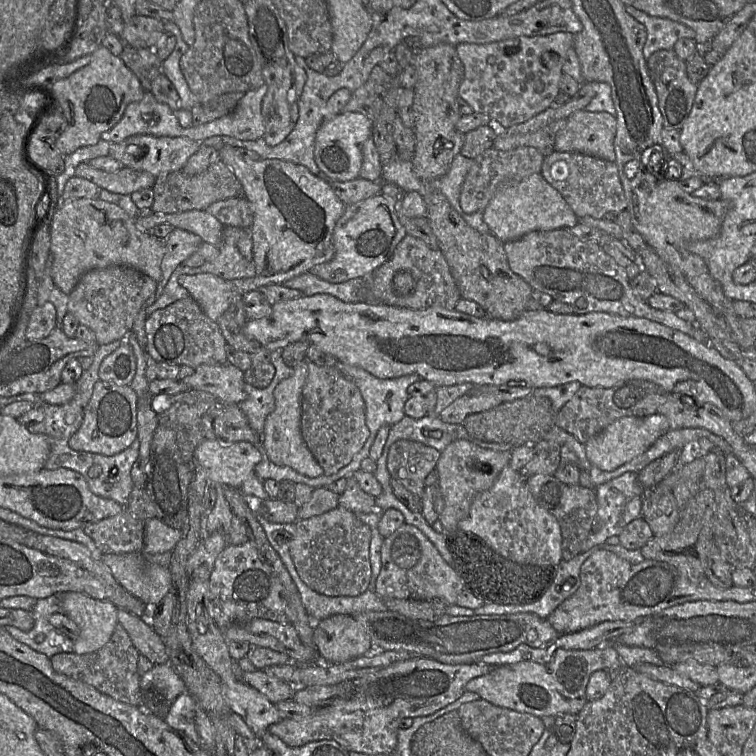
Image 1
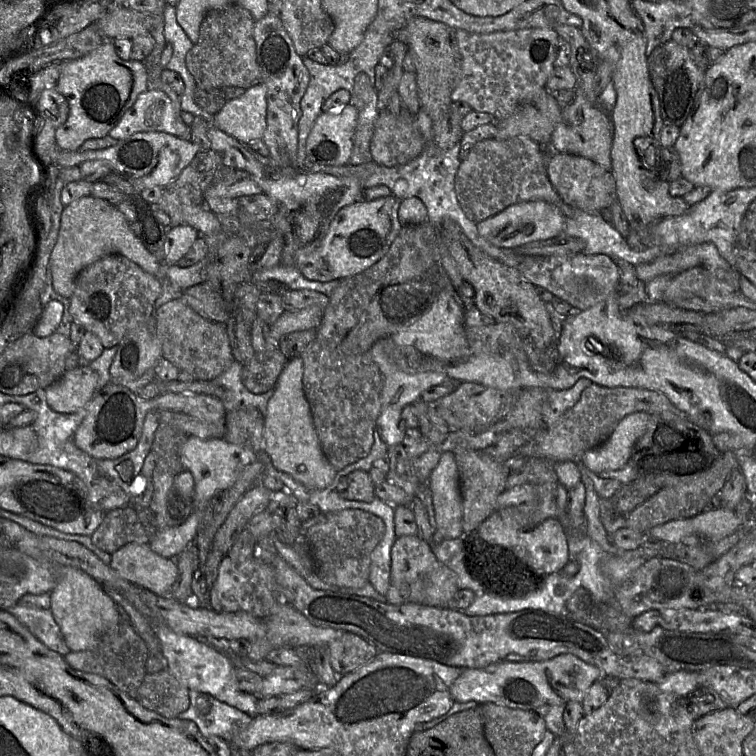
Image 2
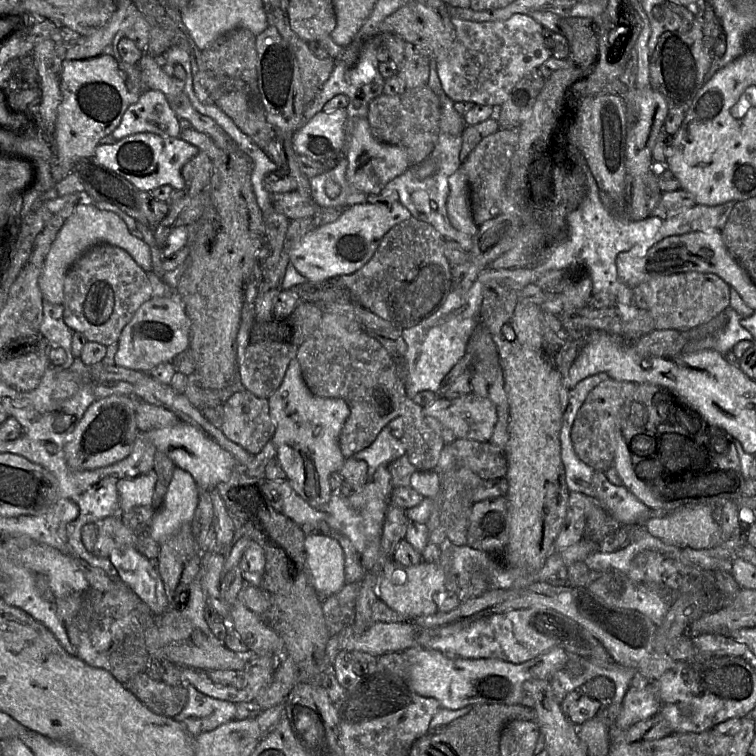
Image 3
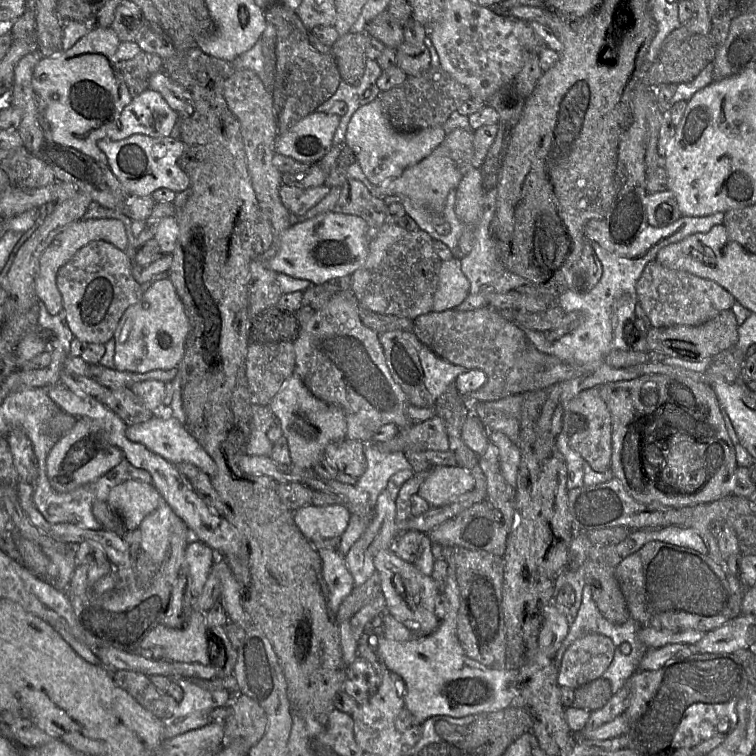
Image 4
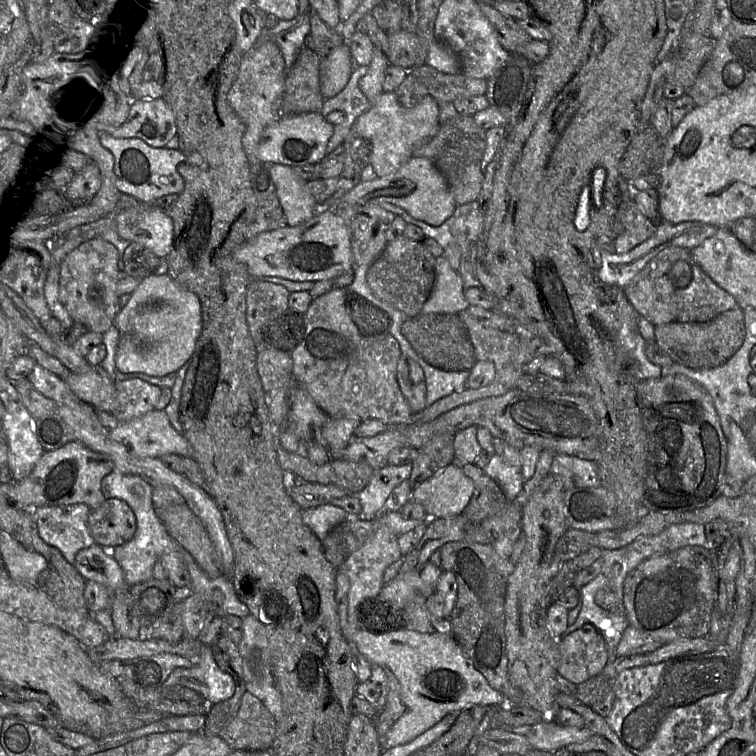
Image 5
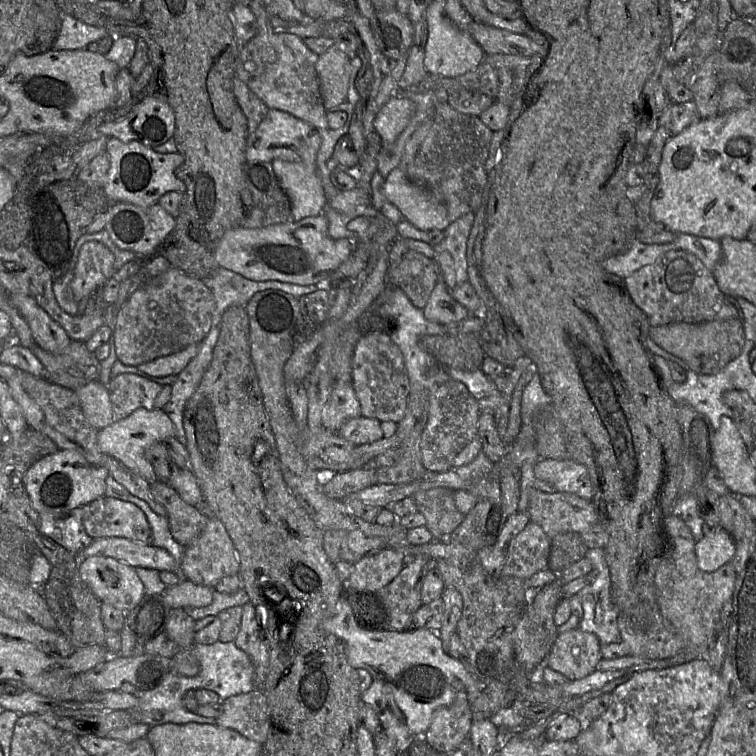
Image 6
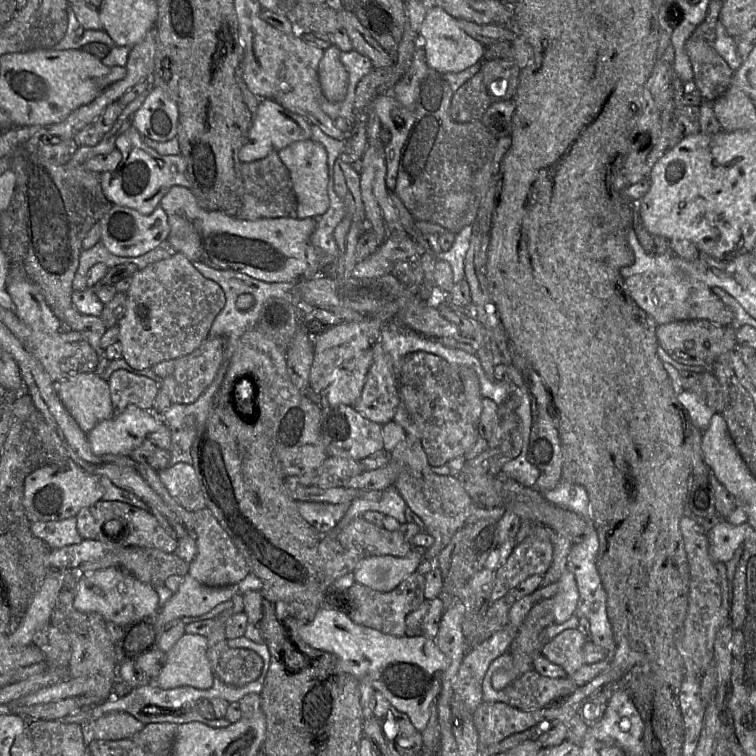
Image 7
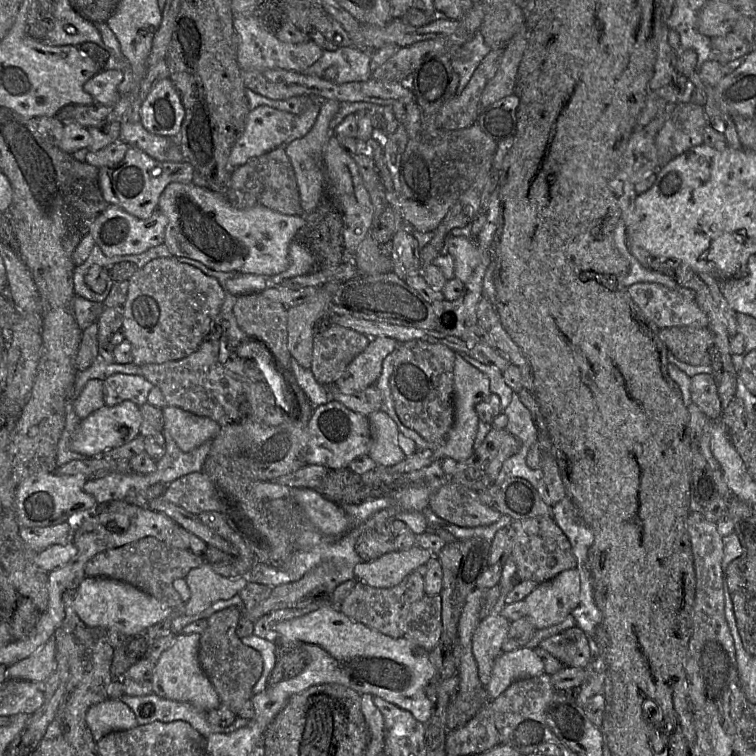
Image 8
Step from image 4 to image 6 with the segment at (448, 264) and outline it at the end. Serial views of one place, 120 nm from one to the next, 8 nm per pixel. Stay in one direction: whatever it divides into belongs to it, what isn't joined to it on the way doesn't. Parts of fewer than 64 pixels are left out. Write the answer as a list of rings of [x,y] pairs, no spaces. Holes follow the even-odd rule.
[[[441,274],[439,280],[424,309],[424,316],[428,321],[440,325],[459,322],[470,315],[470,312],[461,303],[455,300]]]

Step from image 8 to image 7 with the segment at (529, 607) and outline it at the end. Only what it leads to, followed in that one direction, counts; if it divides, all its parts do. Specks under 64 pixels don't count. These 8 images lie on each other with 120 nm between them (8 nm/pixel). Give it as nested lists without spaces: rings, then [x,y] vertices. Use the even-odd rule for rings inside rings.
[[[569,568],[565,570],[557,583],[559,590],[553,596],[553,622],[562,624],[575,614],[579,592],[575,575]]]

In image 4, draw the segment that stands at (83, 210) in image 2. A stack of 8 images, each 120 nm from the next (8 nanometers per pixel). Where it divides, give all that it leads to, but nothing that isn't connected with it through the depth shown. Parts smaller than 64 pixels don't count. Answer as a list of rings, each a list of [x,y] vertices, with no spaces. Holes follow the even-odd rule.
[[[82,218],[69,224],[52,241],[39,259],[35,275],[34,288],[37,298],[44,302],[51,314],[57,314],[63,309],[63,299],[57,286],[57,273],[74,254],[92,241],[104,240],[127,252],[133,258],[137,249],[132,249],[126,234],[124,223],[114,218]]]

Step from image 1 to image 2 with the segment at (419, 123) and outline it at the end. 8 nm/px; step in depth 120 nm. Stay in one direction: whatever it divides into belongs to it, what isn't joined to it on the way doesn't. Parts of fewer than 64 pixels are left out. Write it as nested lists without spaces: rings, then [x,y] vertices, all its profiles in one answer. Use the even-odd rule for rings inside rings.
[[[414,17],[403,29],[395,32],[395,40],[406,43],[411,51],[417,80],[421,110],[432,120],[433,141],[443,150],[459,143],[463,136],[462,116],[451,99],[462,78],[462,58],[458,49],[456,30],[438,21]]]

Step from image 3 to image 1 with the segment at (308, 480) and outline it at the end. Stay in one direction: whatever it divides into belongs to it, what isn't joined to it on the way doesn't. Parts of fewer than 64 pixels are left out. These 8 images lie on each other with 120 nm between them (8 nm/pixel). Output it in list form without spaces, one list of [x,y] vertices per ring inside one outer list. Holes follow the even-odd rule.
[[[303,360],[294,367],[290,377],[283,379],[275,387],[275,408],[266,418],[260,448],[273,463],[288,466],[308,478],[316,478],[323,475],[323,469],[308,449],[301,434],[301,395],[307,374],[308,361]]]

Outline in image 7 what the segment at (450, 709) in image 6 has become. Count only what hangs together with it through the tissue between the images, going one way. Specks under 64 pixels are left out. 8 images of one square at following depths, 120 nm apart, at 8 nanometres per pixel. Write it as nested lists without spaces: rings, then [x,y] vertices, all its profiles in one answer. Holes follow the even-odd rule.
[[[510,627],[494,633],[482,644],[470,648],[464,656],[453,684],[454,696],[458,696],[467,711],[474,714],[483,702],[483,678],[491,663],[508,652],[516,631]]]

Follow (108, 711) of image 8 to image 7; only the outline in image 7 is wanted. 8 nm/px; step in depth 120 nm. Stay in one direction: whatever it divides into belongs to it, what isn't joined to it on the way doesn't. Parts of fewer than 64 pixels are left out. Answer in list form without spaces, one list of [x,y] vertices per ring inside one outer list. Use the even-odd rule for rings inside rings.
[[[111,712],[92,721],[92,737],[98,740],[119,740],[132,737],[145,725],[126,712]]]

